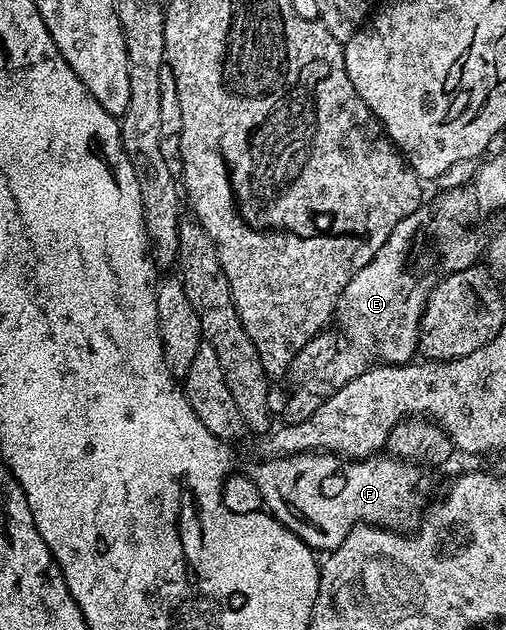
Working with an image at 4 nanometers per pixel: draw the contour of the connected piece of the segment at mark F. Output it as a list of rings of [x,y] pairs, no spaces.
[[[293,453],[290,457],[261,459],[251,469],[253,482],[259,487],[261,504],[281,525],[285,525],[296,537],[314,551],[332,551],[356,525],[379,525],[382,529],[413,531],[423,513],[417,484],[421,477],[418,466],[399,461],[388,455],[374,455],[364,459],[342,459],[335,453]]]

